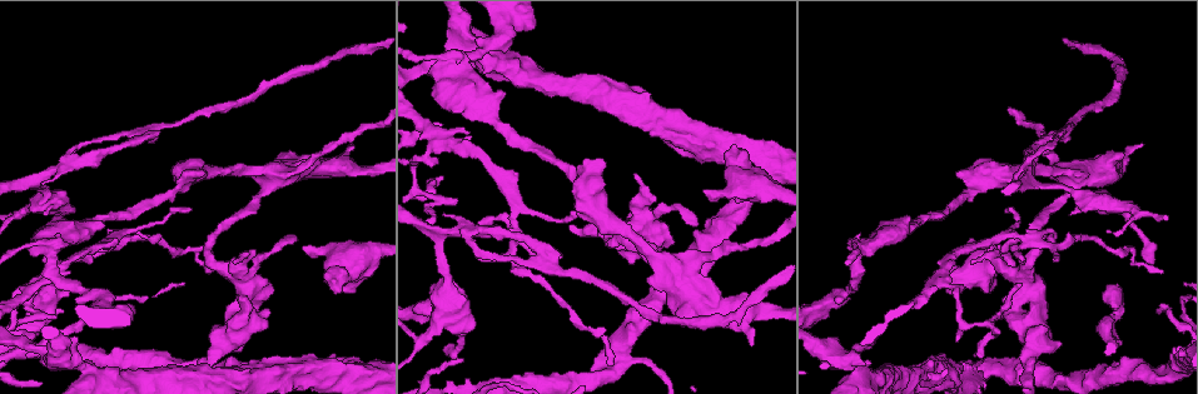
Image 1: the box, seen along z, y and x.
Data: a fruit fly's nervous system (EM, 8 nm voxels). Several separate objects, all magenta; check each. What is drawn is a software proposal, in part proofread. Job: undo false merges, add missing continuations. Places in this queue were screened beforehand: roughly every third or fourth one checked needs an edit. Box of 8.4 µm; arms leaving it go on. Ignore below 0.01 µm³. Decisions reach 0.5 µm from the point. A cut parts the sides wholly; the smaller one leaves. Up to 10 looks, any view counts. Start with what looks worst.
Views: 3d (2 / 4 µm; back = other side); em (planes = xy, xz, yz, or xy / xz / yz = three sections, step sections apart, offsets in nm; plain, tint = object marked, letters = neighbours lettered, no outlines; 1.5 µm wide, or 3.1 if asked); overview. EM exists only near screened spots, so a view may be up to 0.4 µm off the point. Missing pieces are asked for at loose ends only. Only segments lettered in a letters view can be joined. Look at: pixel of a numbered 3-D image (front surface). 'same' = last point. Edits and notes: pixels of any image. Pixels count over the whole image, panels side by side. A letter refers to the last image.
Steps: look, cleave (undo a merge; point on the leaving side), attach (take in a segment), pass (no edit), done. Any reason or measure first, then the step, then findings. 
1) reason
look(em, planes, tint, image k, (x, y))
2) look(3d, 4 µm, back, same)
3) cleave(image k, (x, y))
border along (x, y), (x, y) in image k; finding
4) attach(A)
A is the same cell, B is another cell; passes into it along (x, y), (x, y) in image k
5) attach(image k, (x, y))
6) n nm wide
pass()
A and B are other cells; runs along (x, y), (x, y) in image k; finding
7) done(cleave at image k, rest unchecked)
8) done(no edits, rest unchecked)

branch point
look(3d, 4 µm, image 1, (930, 289))

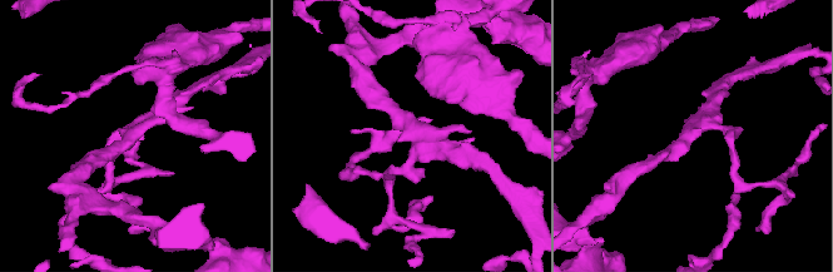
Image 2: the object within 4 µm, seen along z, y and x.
shape alone is not enough
look(em, planes, tint, image 2, (419, 133))

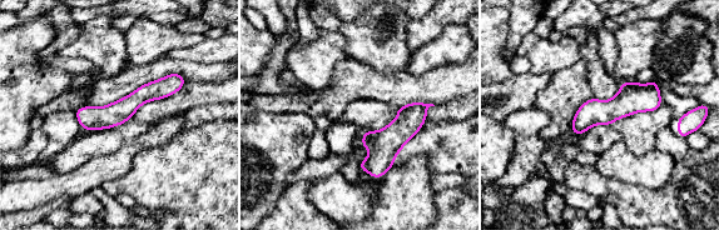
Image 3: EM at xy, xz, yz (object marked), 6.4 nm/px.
see the neighbours
look(em, planes, letters, same)

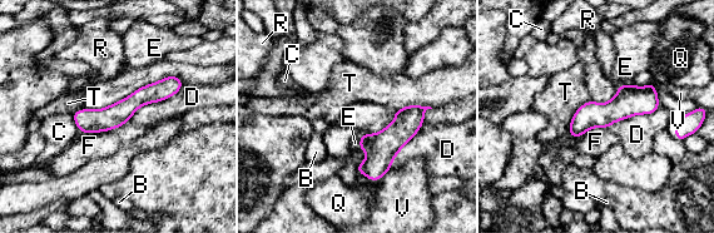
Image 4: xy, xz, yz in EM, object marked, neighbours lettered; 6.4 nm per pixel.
150 nm wide
pass()
B, C, D, E, F, Q, R, T and V are other cells; border along (127, 120), (107, 130), (80, 133) in image 4; all the same neuron

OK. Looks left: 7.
branch stops here
look(em, xy, step 4, tint, image 1, (430, 222))

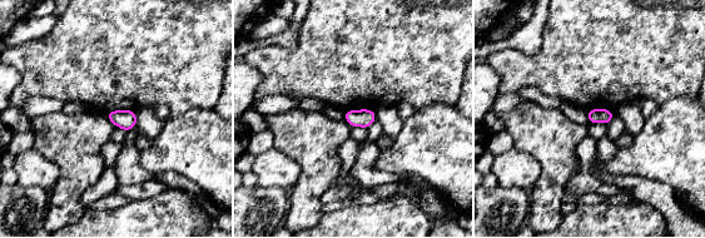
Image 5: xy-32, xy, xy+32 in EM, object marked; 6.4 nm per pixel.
look(em, planes, tint, same)

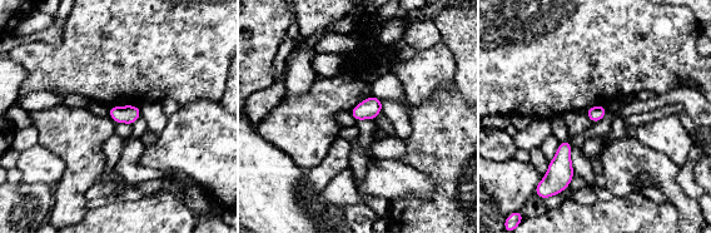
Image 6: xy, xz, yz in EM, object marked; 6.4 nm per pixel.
look(em, planes, letters, same)

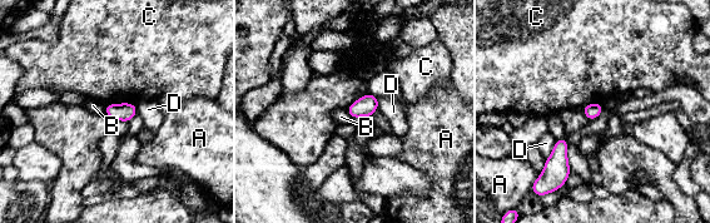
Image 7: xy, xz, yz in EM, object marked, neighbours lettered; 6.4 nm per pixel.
pass()
A, B, C and D are other cells; border along (346, 110), (352, 119) in image 7; none of them fits

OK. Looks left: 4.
sudden change in width
look(em, yz, step 4, tint, image 1, (28, 245))

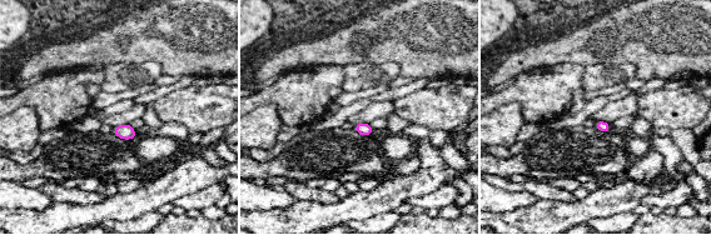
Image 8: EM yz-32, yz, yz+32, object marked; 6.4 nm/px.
look(em, planes, tint, same)

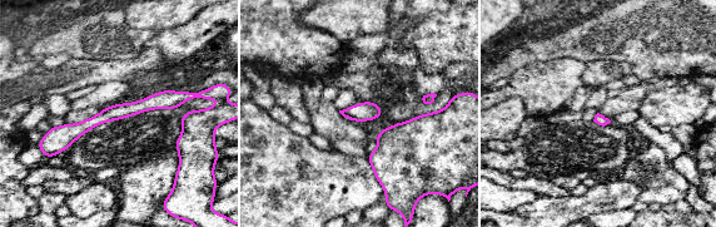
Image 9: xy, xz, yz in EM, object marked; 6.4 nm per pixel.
see the neighbours
look(em, planes, letters, same)

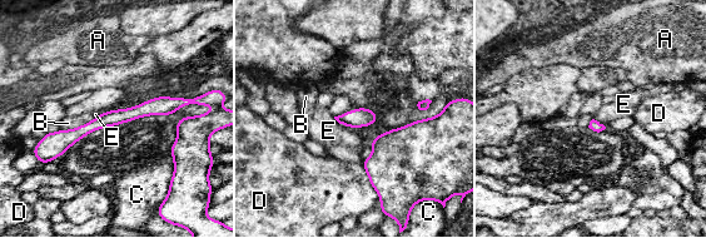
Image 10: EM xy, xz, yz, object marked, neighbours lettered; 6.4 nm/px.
70 nm wide
pass()
A, B, C, D and E are other cells; runs along (187, 102), (104, 119), (44, 144) in image 10; continuous, no second neuron

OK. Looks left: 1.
done(no edits, rest unchecked)

